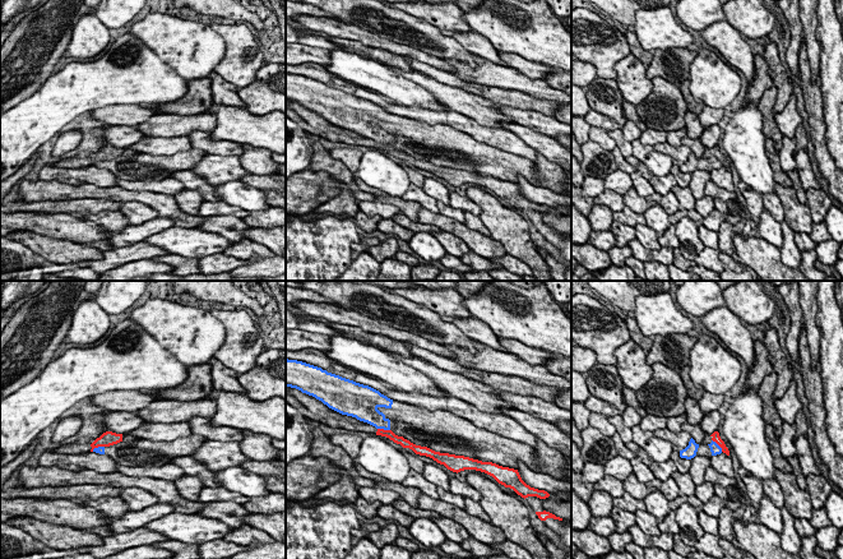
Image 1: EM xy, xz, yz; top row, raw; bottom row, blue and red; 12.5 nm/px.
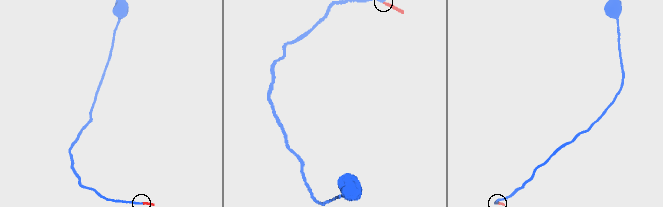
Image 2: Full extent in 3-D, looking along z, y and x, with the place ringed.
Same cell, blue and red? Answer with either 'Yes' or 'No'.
No

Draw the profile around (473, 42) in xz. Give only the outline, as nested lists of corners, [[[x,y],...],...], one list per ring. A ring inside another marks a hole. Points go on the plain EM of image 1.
[[[441,29],[444,36],[453,37],[457,42],[462,45],[468,52],[473,55],[487,59],[488,61],[508,66],[500,57],[499,51],[492,46],[492,43],[482,34],[476,31],[469,32],[449,32],[446,29]]]

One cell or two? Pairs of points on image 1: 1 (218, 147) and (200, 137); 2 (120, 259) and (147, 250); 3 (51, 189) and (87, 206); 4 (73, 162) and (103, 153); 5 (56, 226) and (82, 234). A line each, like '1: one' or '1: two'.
1: one
2: one
3: two
4: one
5: one

